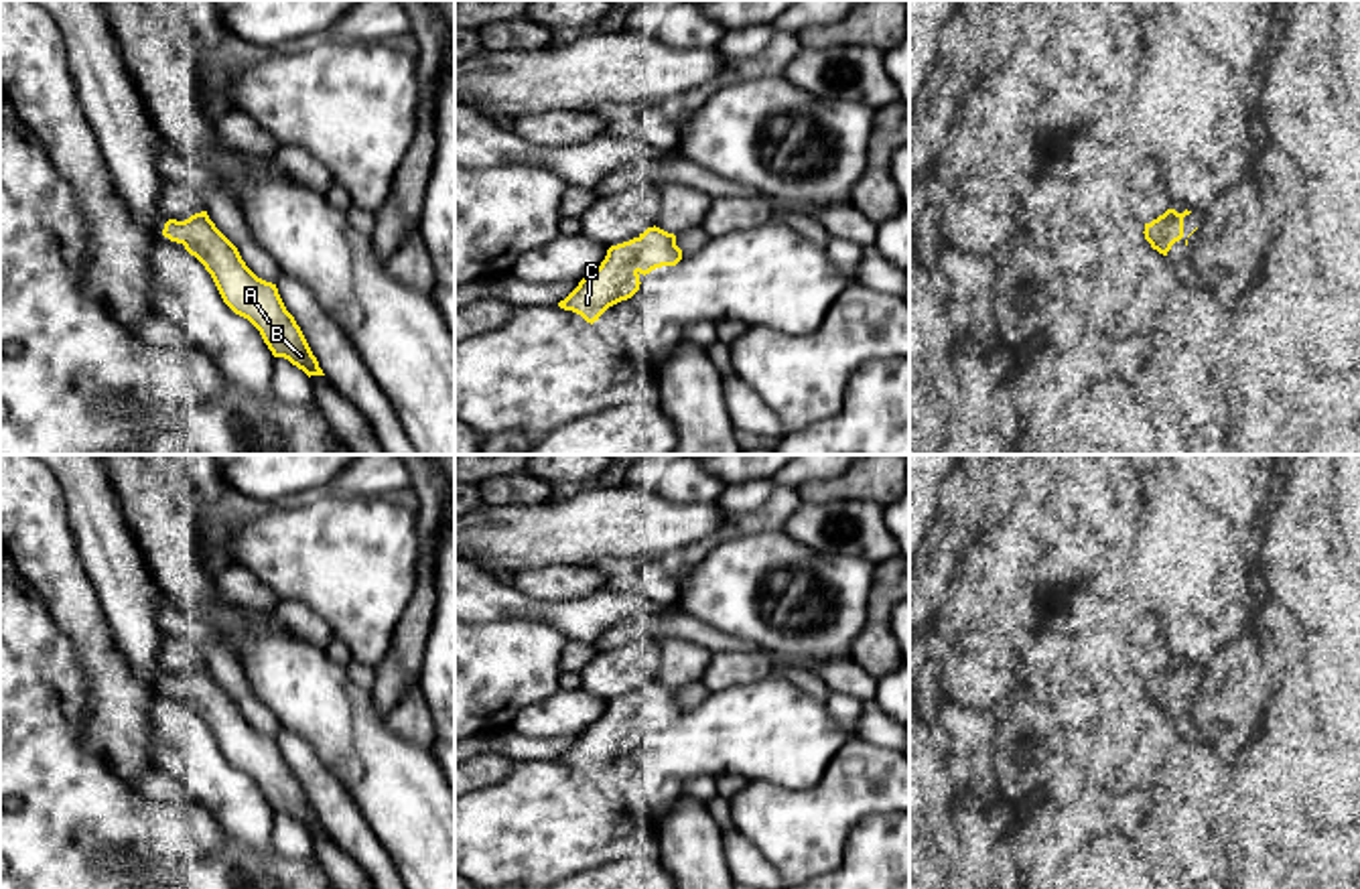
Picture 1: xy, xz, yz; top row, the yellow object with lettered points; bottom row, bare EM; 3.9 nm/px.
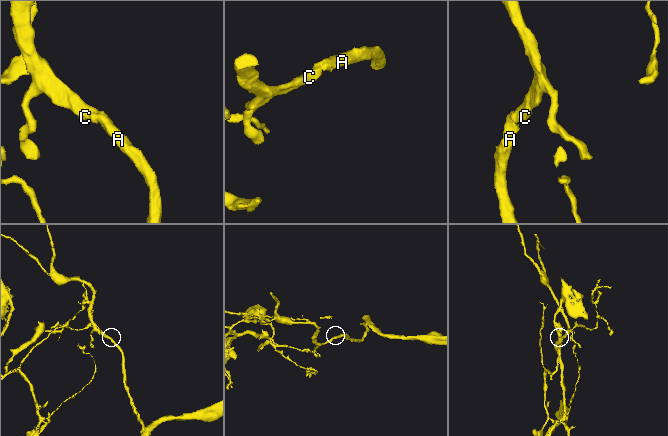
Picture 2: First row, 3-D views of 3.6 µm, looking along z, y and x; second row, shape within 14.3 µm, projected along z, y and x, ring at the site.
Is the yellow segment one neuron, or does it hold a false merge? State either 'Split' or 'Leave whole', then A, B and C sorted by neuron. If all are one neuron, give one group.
Leave whole. Groups: A B C

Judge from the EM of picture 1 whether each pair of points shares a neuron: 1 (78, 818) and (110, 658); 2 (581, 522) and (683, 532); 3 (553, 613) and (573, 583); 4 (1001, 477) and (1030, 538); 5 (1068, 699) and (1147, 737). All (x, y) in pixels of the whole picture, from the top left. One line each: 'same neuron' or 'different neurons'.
1: different neurons
2: same neuron
3: different neurons
4: different neurons
5: different neurons

